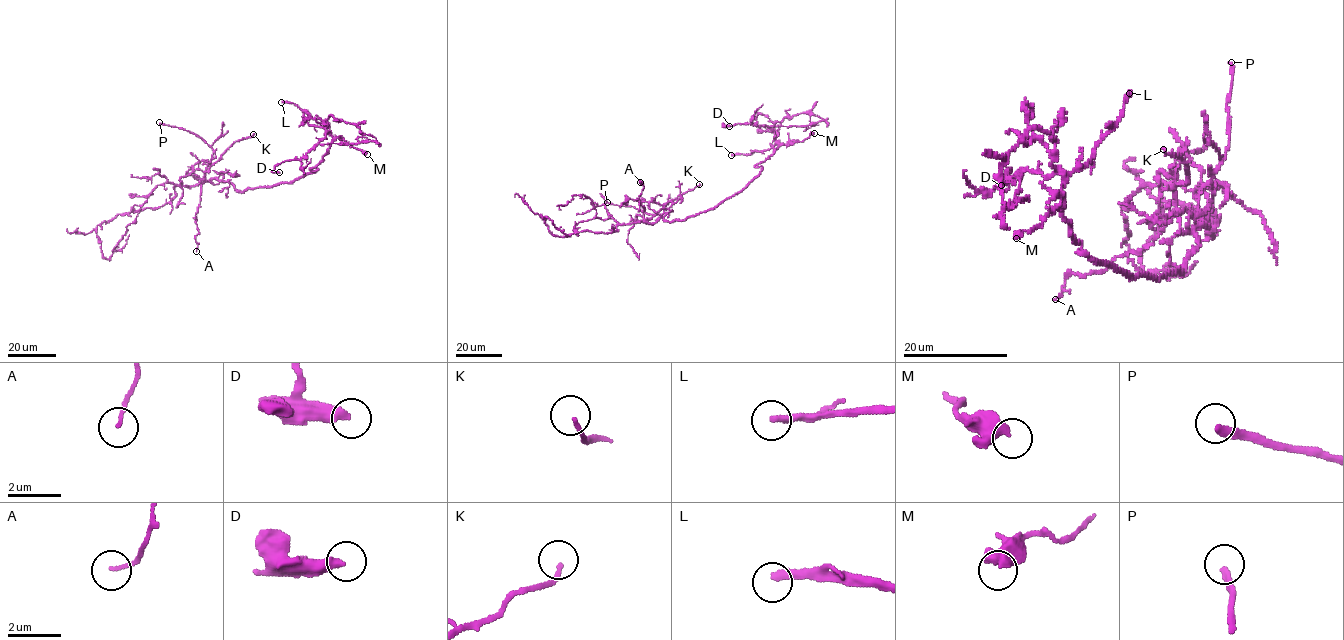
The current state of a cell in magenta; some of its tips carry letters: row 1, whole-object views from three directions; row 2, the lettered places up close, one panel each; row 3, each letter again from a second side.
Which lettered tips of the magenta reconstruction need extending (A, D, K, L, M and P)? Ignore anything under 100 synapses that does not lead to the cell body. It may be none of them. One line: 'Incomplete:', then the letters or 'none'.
Incomplete: L, P

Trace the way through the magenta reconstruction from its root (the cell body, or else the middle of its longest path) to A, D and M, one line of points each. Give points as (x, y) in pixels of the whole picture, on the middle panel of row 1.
A: (680, 220), (664, 221), (660, 218), (655, 222), (646, 222), (644, 207), (638, 198), (643, 187), (640, 182)
D: (680, 220), (713, 209), (741, 192), (761, 170), (756, 165), (780, 145), (767, 126), (729, 126)
M: (680, 220), (713, 209), (741, 192), (761, 170), (755, 166), (775, 149), (802, 141), (814, 133)

